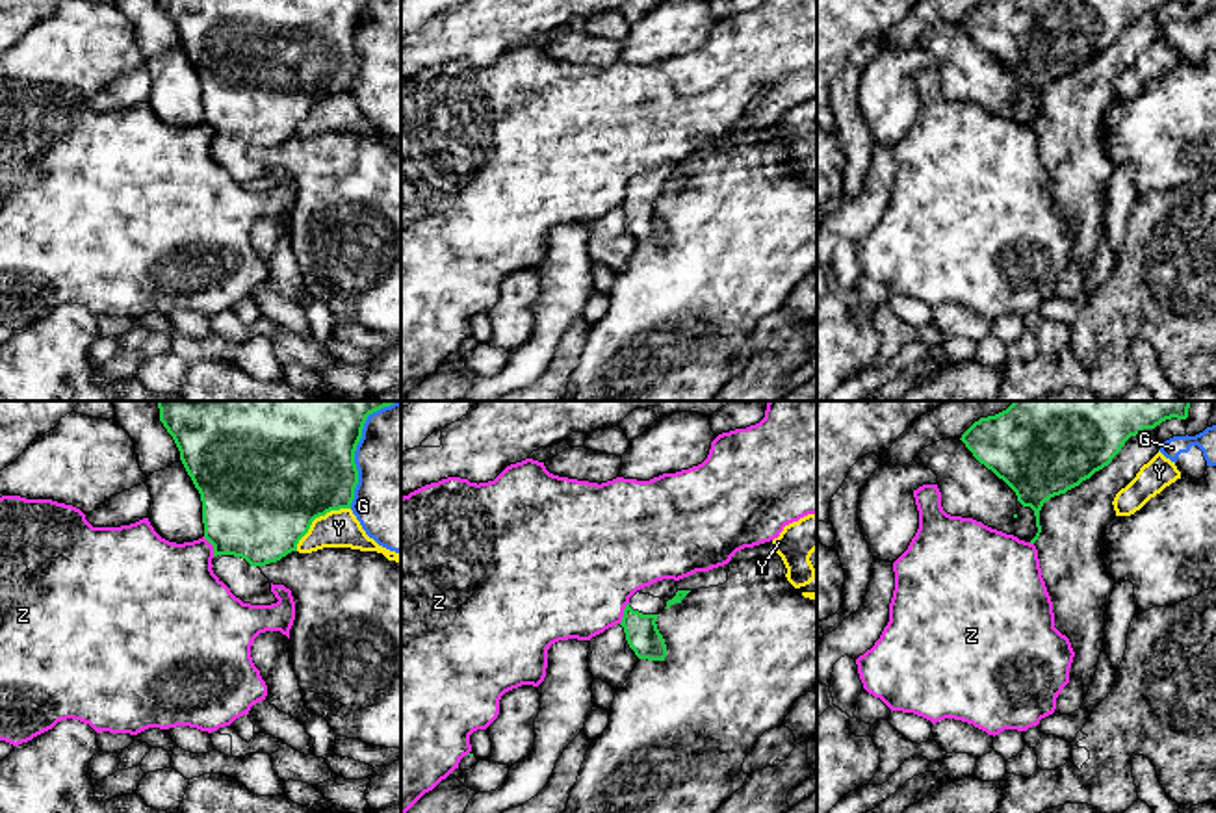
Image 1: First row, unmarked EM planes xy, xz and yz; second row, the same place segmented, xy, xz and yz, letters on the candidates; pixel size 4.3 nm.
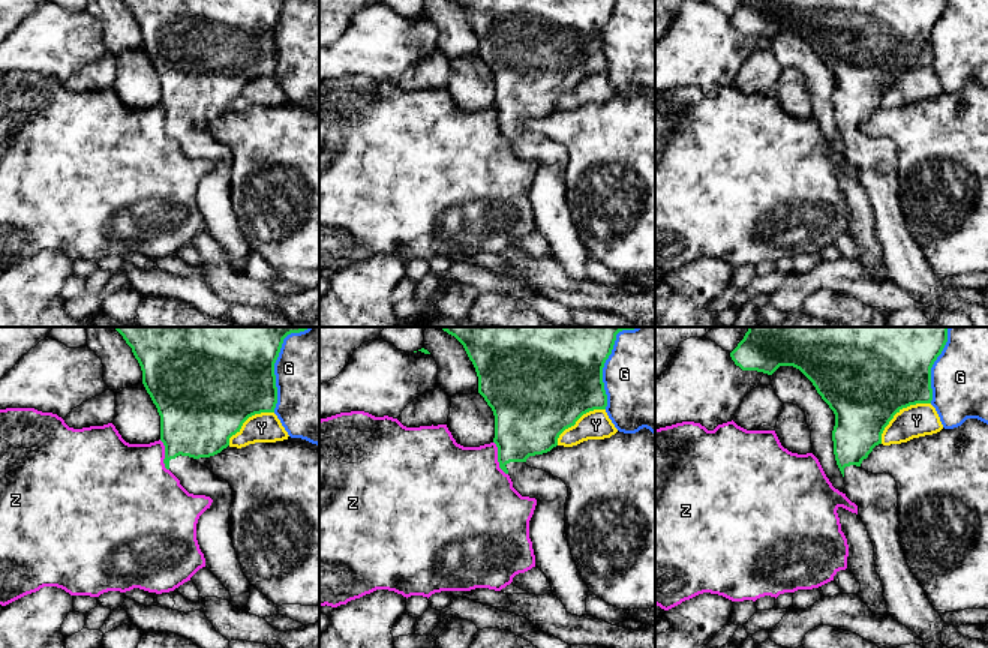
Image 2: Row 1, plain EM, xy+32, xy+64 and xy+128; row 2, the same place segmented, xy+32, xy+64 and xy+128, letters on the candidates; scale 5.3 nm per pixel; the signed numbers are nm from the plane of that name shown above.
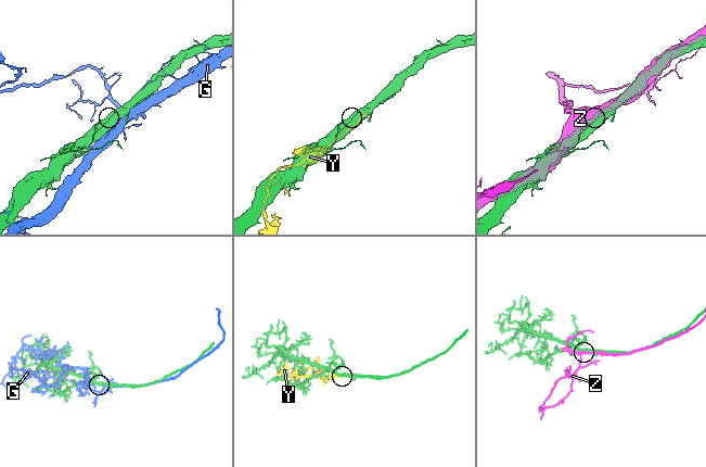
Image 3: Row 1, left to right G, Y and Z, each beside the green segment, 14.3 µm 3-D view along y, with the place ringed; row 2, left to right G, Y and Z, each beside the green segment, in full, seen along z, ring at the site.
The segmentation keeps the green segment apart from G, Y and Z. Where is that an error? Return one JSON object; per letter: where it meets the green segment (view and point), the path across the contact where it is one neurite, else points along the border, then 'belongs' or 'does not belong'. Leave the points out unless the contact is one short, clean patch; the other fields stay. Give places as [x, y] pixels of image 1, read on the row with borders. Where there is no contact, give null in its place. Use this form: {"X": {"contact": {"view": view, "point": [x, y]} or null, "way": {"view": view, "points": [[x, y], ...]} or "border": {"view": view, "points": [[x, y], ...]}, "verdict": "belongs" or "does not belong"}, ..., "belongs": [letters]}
{"G": {"contact": {"view": "xy", "point": [355, 448]}, "verdict": "does not belong"}, "Y": {"contact": {"view": "xy", "point": [316, 516]}, "verdict": "does not belong"}, "Z": {"contact": {"view": "xz", "point": [624, 613]}, "verdict": "does not belong"}, "belongs": []}

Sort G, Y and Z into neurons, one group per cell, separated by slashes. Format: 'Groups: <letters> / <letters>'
Groups: G / Y / Z

